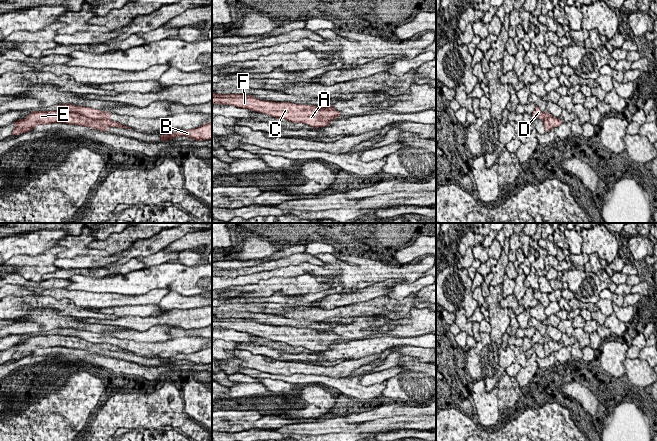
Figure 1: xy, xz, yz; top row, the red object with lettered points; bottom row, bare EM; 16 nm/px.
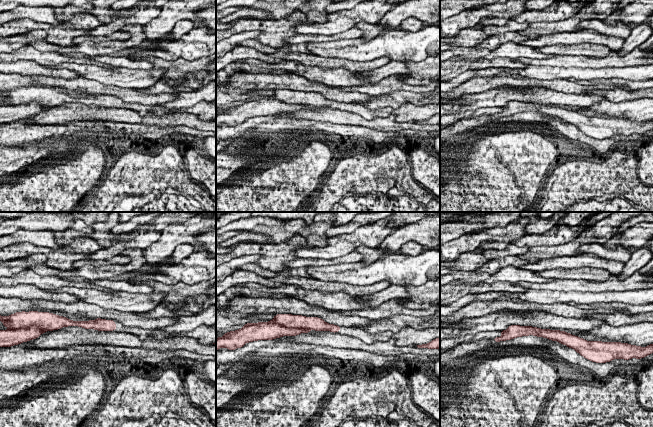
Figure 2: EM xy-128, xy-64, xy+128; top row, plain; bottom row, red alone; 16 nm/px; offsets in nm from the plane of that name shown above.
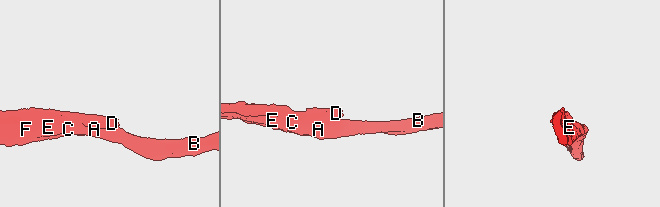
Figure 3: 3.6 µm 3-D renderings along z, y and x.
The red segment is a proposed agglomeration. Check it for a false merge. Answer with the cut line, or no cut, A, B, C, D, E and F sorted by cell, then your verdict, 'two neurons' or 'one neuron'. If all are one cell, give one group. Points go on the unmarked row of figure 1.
cut in xy along (57, 333), (63, 336), (77, 336), (92, 342), (109, 343); A B C E F / D; two neurons

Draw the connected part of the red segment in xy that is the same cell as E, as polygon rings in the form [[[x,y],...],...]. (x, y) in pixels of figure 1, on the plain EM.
[[[32,335],[28,341],[14,345],[16,352],[12,355],[13,360],[20,359],[33,354],[37,349],[48,349],[53,347],[65,347],[71,349],[80,349],[97,354],[107,356],[109,351],[117,351],[131,354],[132,352],[125,350],[119,346],[110,343],[92,343],[87,340],[62,336],[62,335]]]

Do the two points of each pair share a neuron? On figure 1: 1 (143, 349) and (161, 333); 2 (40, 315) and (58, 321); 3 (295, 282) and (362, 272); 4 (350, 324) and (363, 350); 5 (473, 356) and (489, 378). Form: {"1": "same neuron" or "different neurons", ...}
{"1": "different neurons", "2": "same neuron", "3": "different neurons", "4": "different neurons", "5": "same neuron"}

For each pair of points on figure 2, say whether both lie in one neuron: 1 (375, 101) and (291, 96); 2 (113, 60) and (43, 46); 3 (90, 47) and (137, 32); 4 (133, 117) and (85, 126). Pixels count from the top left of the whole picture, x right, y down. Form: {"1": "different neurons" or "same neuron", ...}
{"1": "different neurons", "2": "different neurons", "3": "same neuron", "4": "different neurons"}

